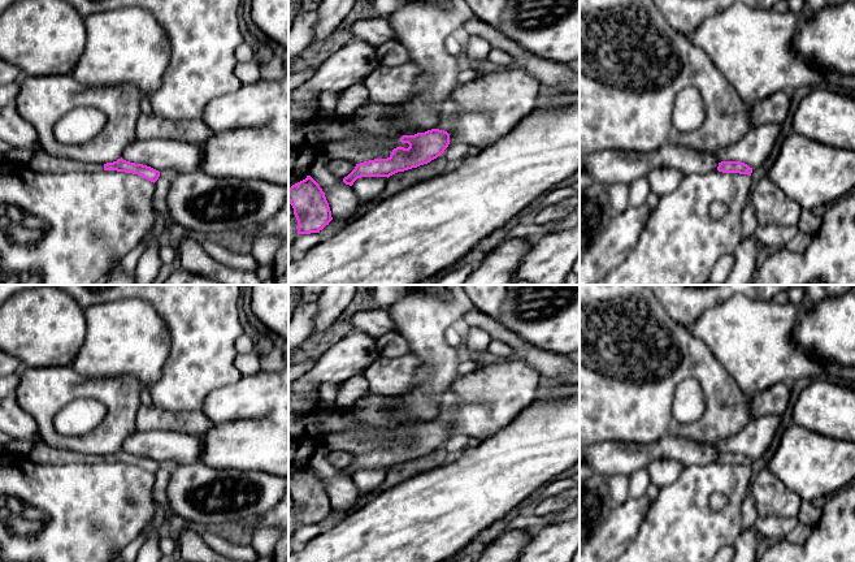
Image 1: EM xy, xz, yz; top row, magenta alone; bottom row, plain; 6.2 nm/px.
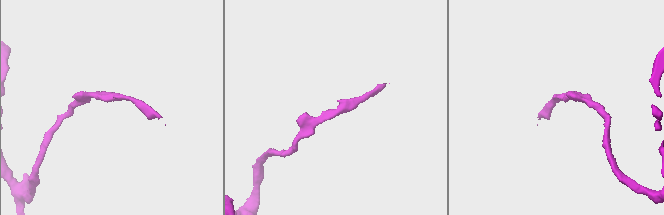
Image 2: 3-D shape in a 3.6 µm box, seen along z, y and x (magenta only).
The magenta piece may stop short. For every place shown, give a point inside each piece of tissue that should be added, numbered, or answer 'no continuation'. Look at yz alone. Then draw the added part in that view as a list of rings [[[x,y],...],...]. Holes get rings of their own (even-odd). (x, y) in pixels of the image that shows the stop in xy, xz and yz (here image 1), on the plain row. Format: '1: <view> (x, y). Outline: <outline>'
no continuation

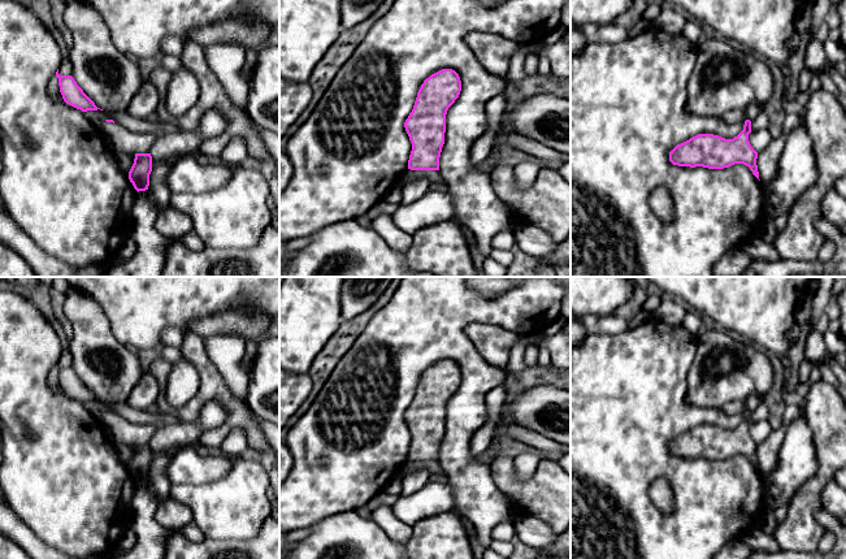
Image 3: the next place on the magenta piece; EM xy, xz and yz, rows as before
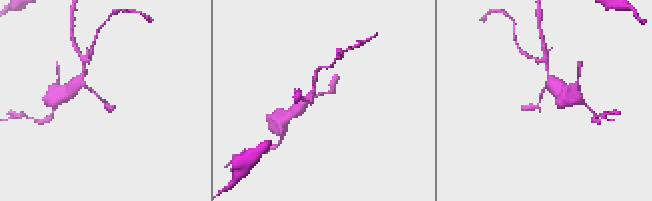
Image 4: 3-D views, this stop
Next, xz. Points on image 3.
no continuation

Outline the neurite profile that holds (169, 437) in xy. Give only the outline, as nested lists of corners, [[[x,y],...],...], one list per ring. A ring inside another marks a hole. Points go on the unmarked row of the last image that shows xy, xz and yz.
[[[216,402],[205,404],[200,419],[195,422],[170,422],[160,425],[151,438],[151,447],[159,454],[195,446],[204,432],[220,426],[226,419],[226,411]]]

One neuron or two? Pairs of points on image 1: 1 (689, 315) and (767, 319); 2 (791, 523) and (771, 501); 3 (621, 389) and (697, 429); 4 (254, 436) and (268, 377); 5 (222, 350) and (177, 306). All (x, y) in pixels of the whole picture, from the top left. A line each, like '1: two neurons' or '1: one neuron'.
1: two neurons
2: two neurons
3: one neuron
4: one neuron
5: one neuron

